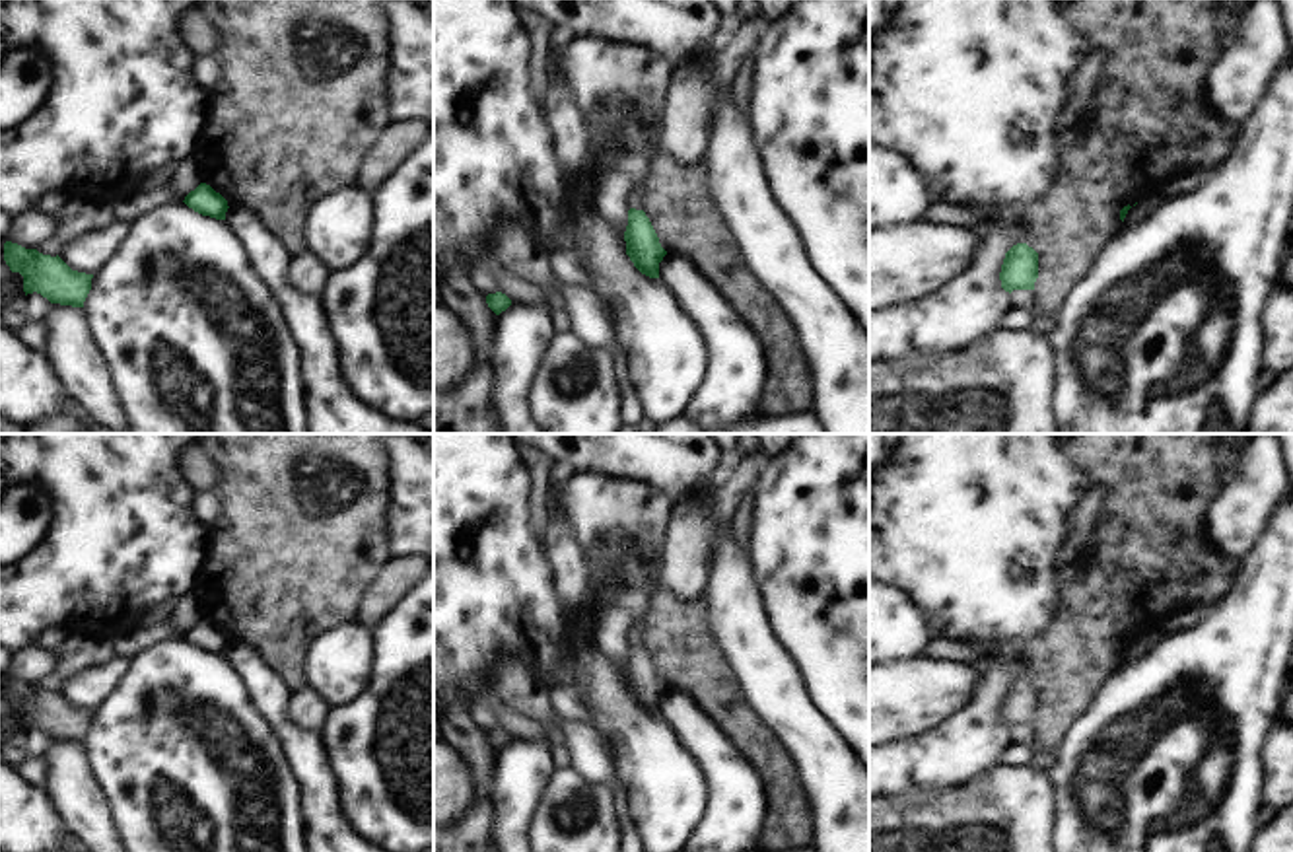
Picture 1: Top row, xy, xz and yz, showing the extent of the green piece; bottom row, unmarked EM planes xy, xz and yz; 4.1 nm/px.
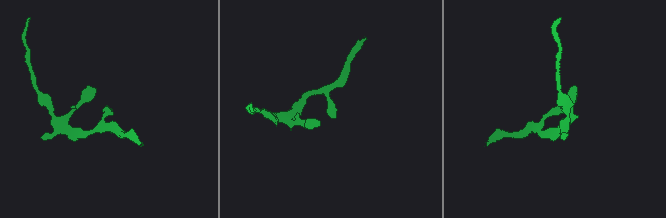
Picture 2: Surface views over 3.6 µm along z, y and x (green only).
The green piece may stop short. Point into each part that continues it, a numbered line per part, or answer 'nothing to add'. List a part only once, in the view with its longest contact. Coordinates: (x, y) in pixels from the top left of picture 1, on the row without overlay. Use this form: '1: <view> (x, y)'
nothing to add

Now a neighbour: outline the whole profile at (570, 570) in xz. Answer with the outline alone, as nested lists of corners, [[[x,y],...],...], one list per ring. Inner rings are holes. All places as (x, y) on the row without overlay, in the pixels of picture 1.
[[[558,467],[550,475],[544,504],[546,525],[542,549],[548,562],[552,564],[554,589],[562,599],[562,605],[572,613],[579,613],[589,593],[589,566],[585,562],[585,552],[574,537],[568,515],[560,504],[560,484],[564,475],[566,473]]]

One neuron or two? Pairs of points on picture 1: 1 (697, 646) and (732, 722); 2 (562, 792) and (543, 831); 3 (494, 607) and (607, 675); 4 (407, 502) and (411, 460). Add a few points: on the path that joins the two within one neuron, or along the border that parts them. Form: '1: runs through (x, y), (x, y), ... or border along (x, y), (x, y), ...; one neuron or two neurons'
1: runs through (697, 666), (724, 703); one neuron
2: runs through (555, 802), (549, 808), (549, 821); one neuron
3: border along (592, 637), (582, 638), (570, 652); two neurons
4: runs through (411, 493), (411, 469); one neuron

